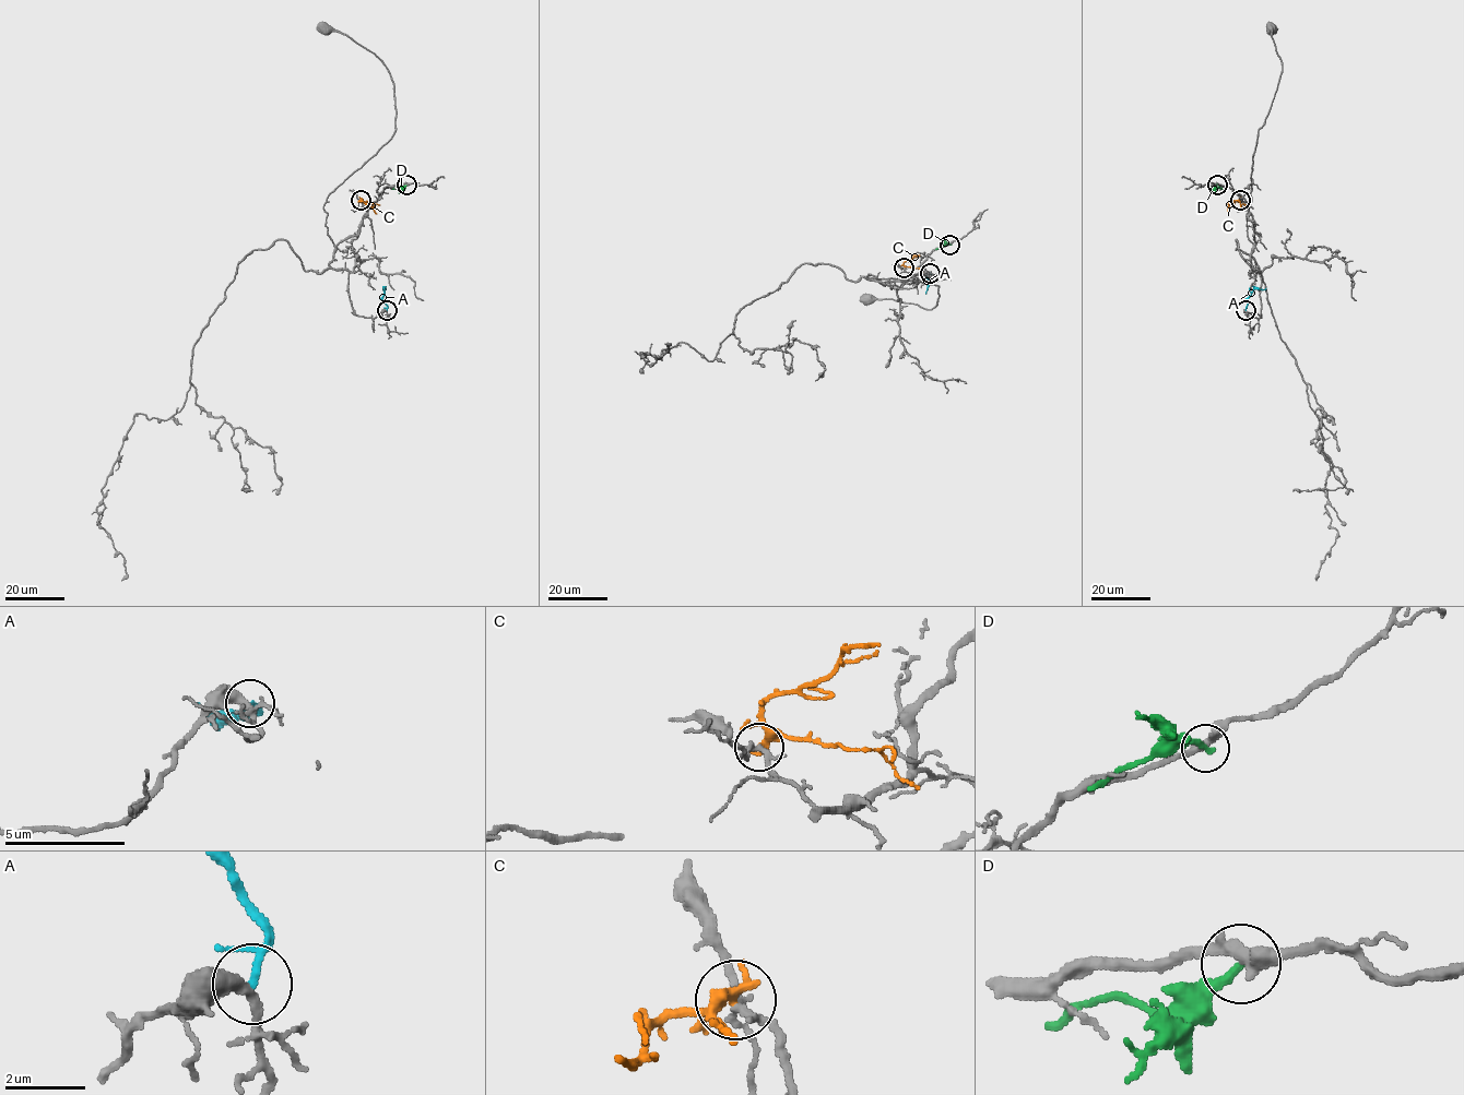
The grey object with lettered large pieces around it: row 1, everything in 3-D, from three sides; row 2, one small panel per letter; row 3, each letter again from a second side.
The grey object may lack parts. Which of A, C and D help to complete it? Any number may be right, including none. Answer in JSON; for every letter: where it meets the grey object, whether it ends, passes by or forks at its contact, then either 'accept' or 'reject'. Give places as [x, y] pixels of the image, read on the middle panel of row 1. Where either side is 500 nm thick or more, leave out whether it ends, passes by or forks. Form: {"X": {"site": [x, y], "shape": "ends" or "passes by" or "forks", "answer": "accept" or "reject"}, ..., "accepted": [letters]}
{"A": {"site": [930, 273], "shape": "passes by", "answer": "reject"}, "C": {"site": [904, 268], "shape": "forks", "answer": "reject"}, "D": {"site": [949, 245], "shape": "ends", "answer": "reject"}, "accepted": []}

